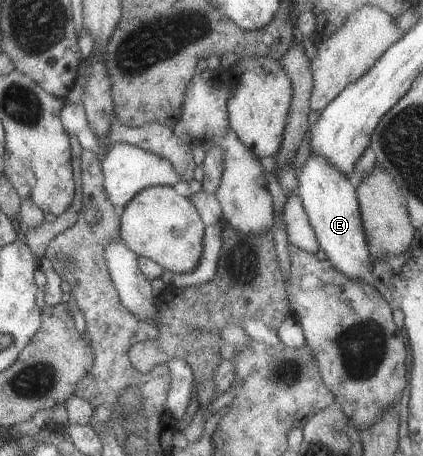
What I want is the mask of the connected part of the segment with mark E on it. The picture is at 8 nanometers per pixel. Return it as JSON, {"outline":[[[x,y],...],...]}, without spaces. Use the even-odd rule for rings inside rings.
{"outline":[[[310,153],[298,170],[298,196],[307,214],[308,222],[330,266],[350,280],[365,282],[366,273],[372,271],[373,259],[368,252],[360,208],[356,198],[355,183],[322,156]]]}

